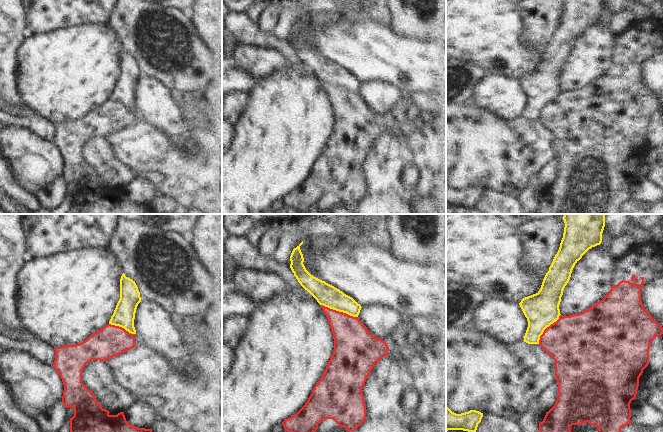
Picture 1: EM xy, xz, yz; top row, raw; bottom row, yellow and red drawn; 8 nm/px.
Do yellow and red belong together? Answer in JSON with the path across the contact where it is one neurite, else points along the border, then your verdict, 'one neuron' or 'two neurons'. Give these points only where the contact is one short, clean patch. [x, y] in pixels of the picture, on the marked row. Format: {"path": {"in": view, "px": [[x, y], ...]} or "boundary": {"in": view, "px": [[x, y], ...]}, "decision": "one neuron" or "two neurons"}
{"boundary": {"in": "xz", "px": [[321, 304], [357, 317]]}, "decision": "two neurons"}

